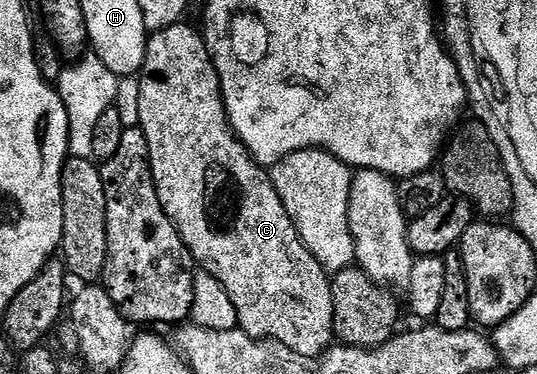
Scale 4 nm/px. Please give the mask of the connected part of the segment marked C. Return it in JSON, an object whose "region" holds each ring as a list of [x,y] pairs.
{"region":[[[180,22],[163,28],[159,32],[150,33],[147,49],[144,51],[142,71],[138,73],[137,80],[139,80],[139,120],[137,120],[137,124],[138,127],[142,128],[145,134],[145,142],[149,146],[151,177],[155,183],[157,198],[161,202],[165,214],[181,234],[192,261],[202,271],[208,272],[213,278],[217,278],[217,282],[221,282],[225,294],[237,310],[238,327],[242,332],[249,334],[254,340],[270,340],[277,344],[284,344],[286,348],[302,356],[322,356],[328,348],[332,347],[331,327],[336,327],[337,324],[332,281],[329,279],[328,273],[323,271],[322,266],[313,258],[313,254],[300,240],[299,231],[295,229],[295,223],[289,218],[277,190],[271,185],[270,175],[247,153],[247,148],[235,137],[230,124],[227,123],[227,111],[223,106],[219,76],[215,73],[215,66],[211,62],[211,52],[207,48],[207,41],[196,29],[194,32],[187,25],[187,22]]]}

